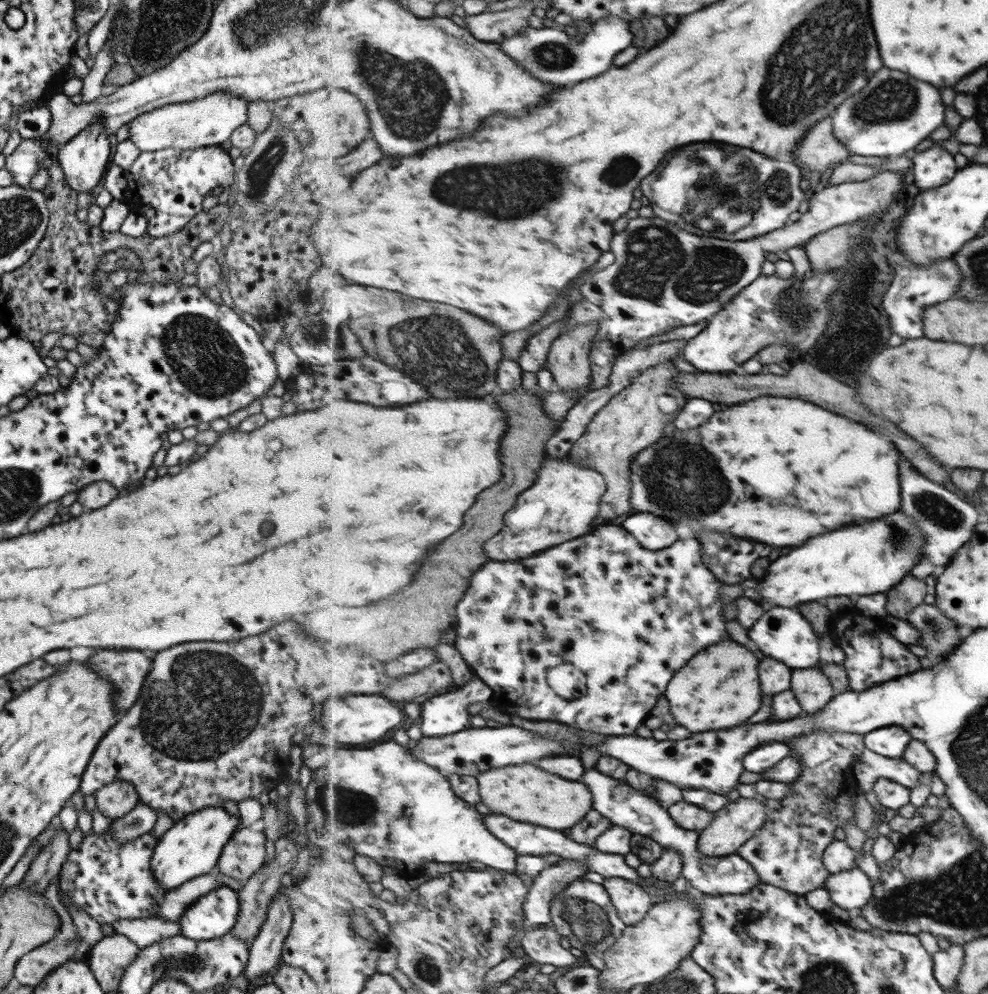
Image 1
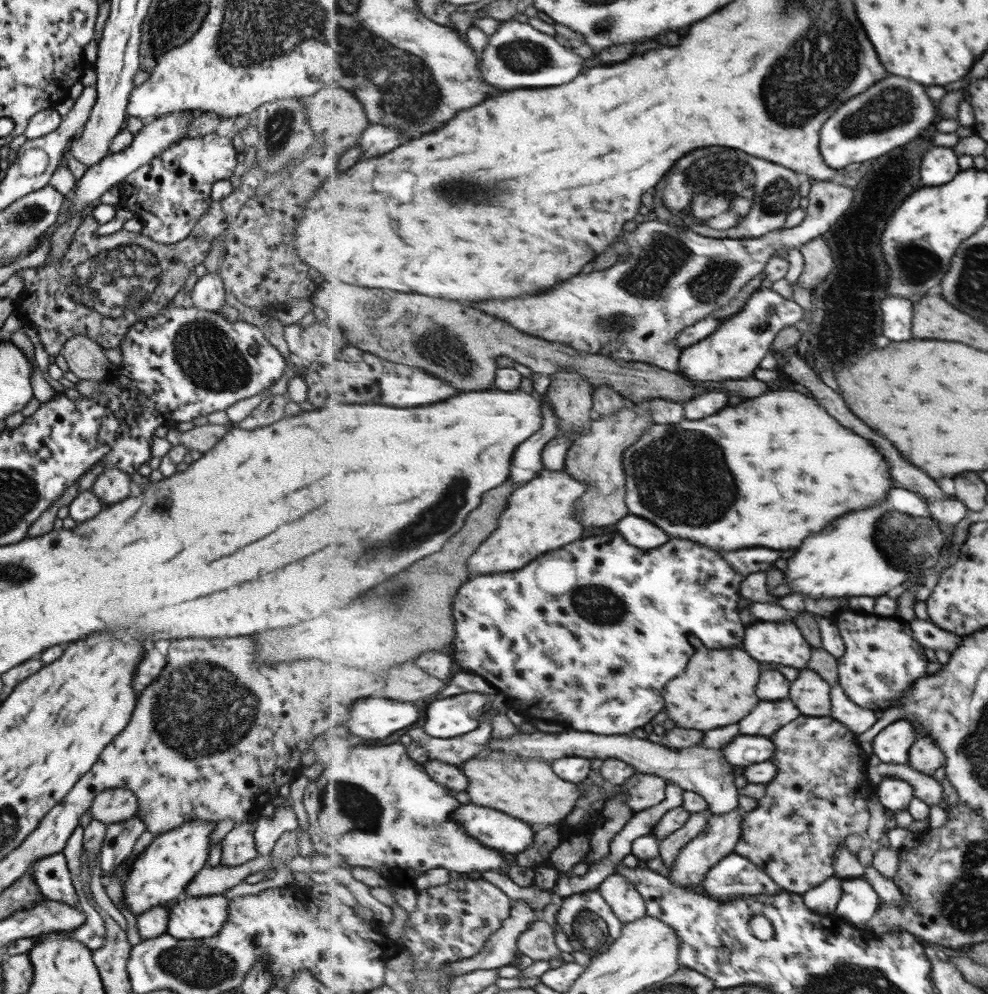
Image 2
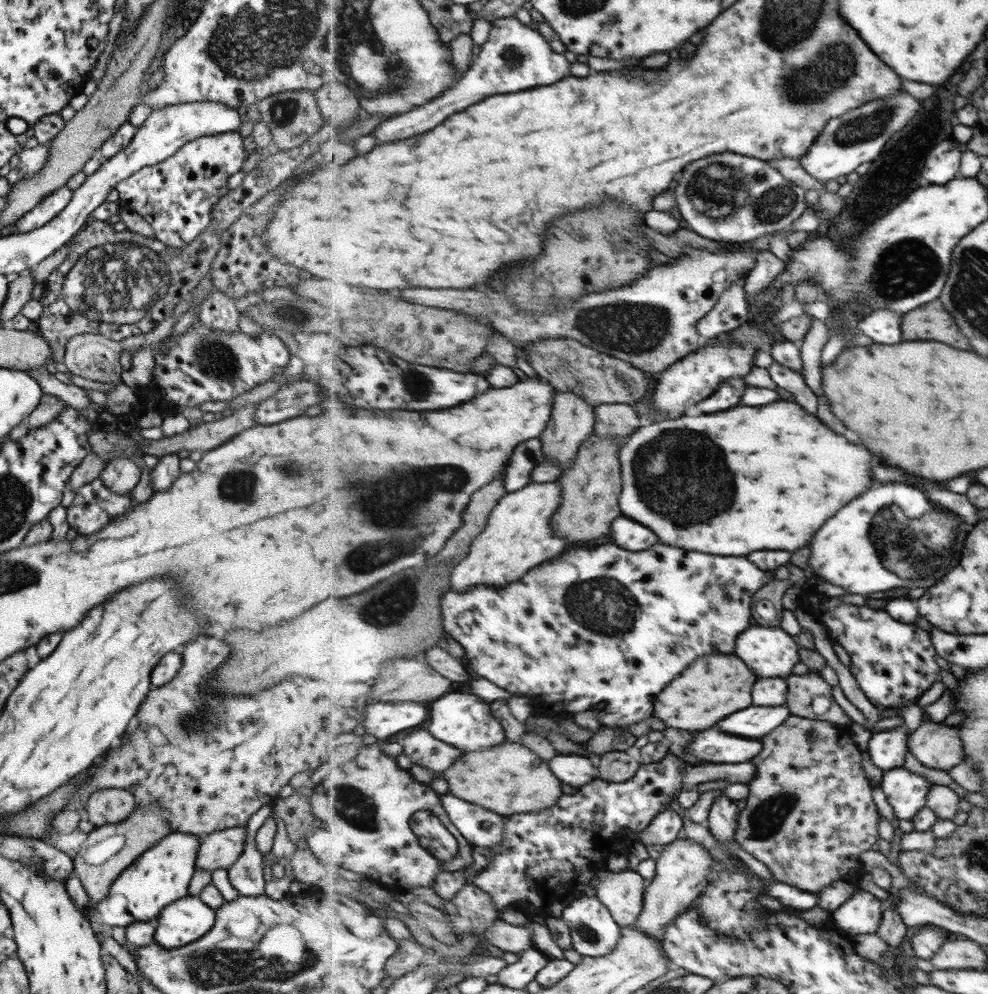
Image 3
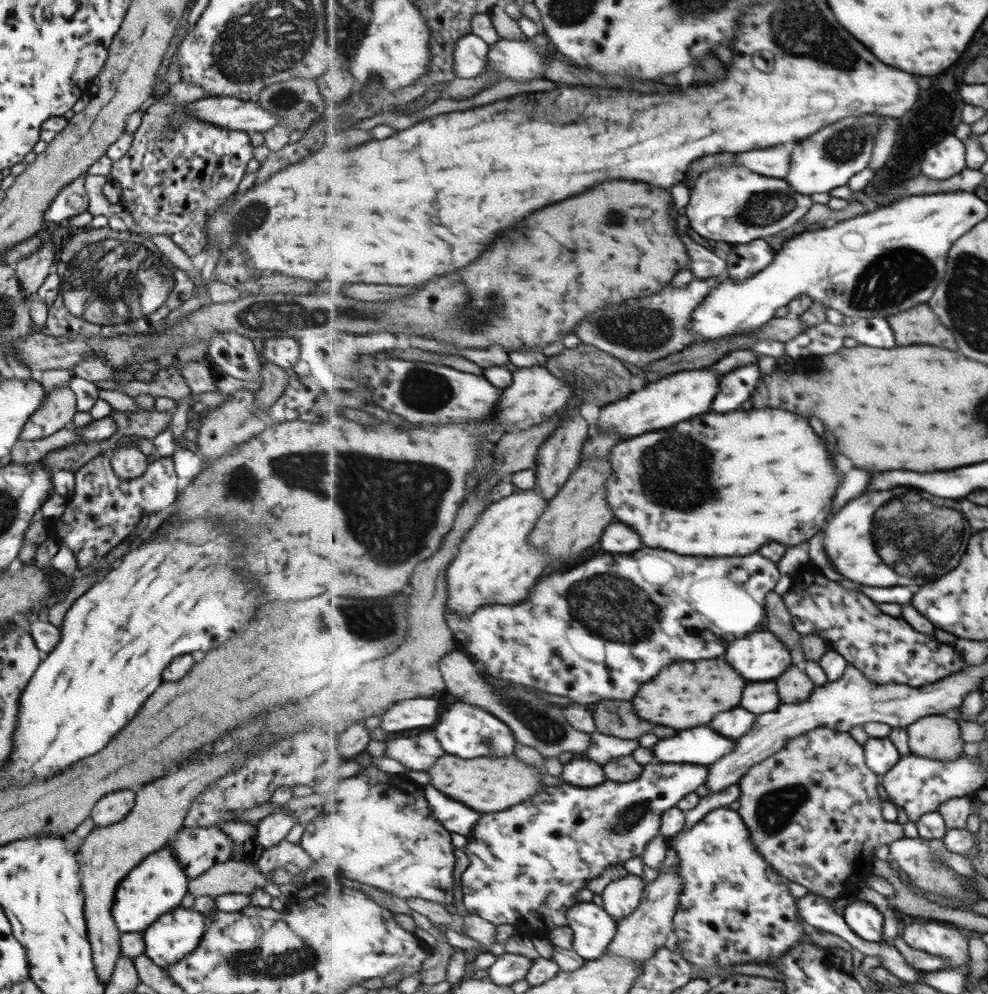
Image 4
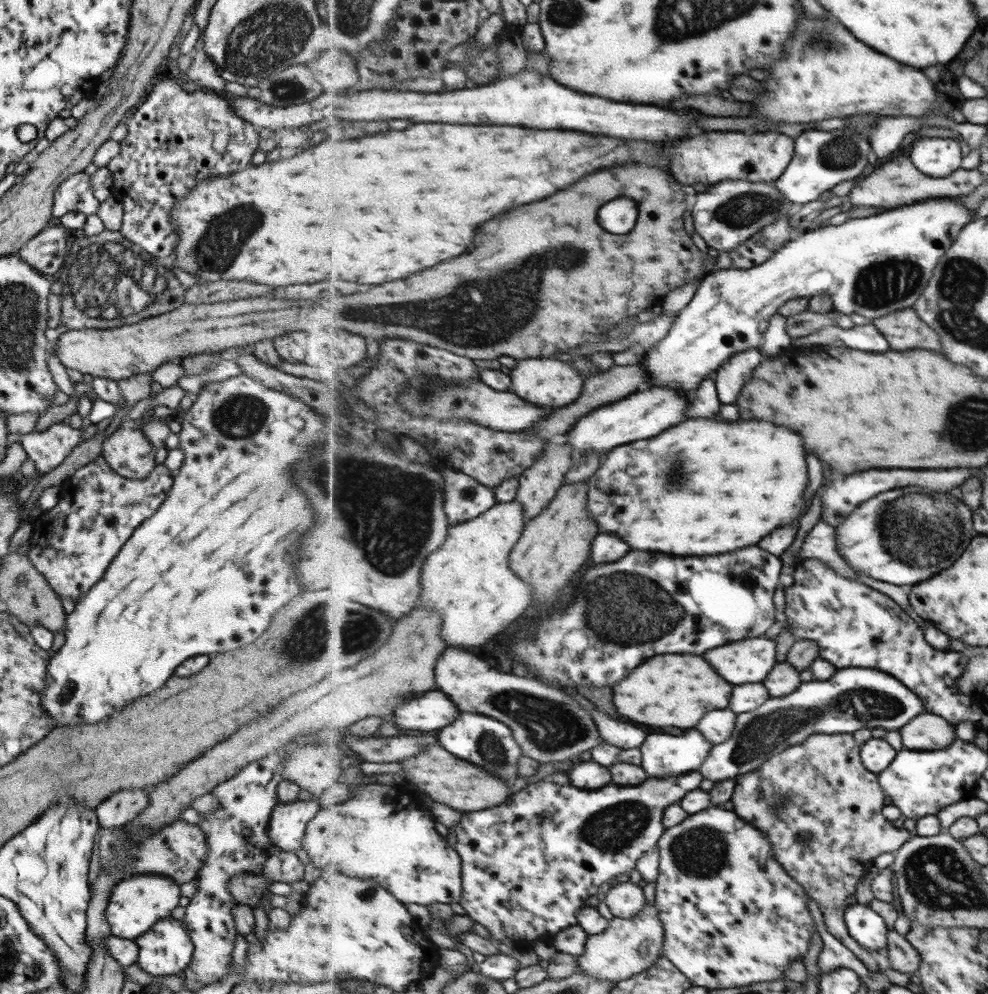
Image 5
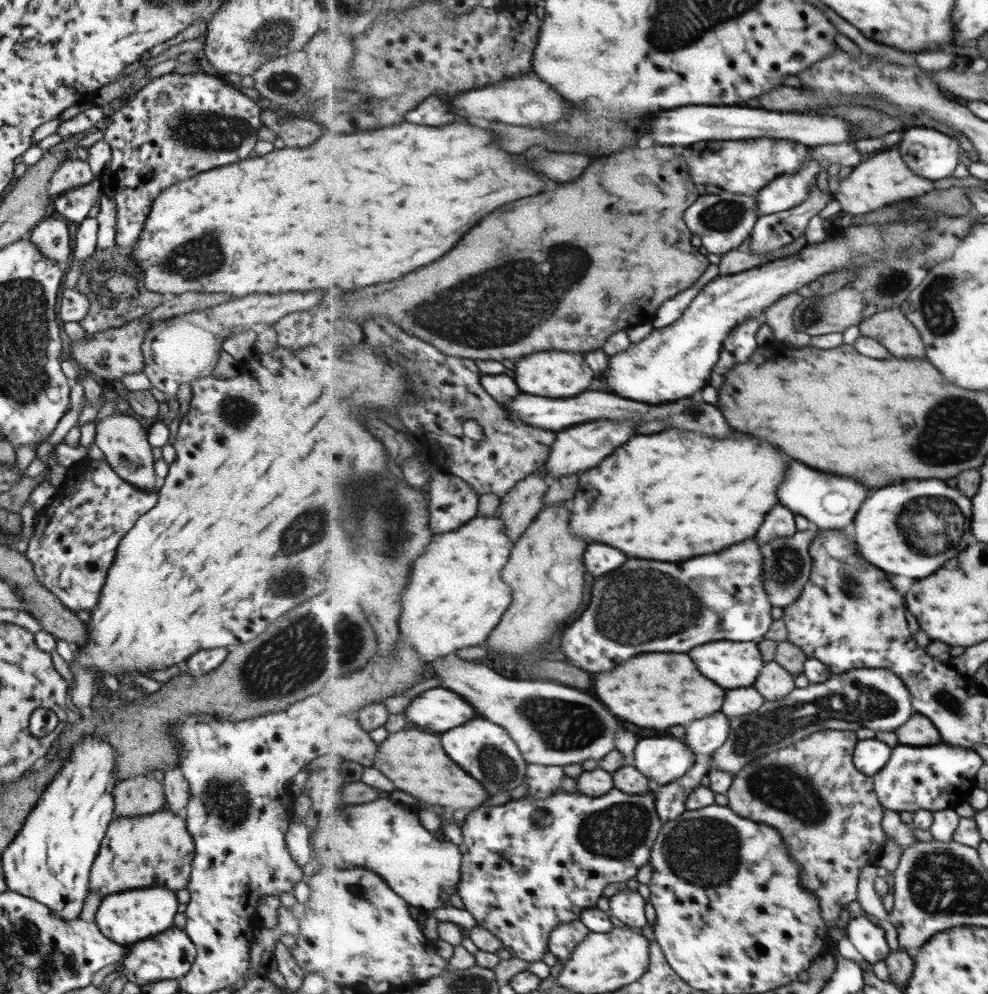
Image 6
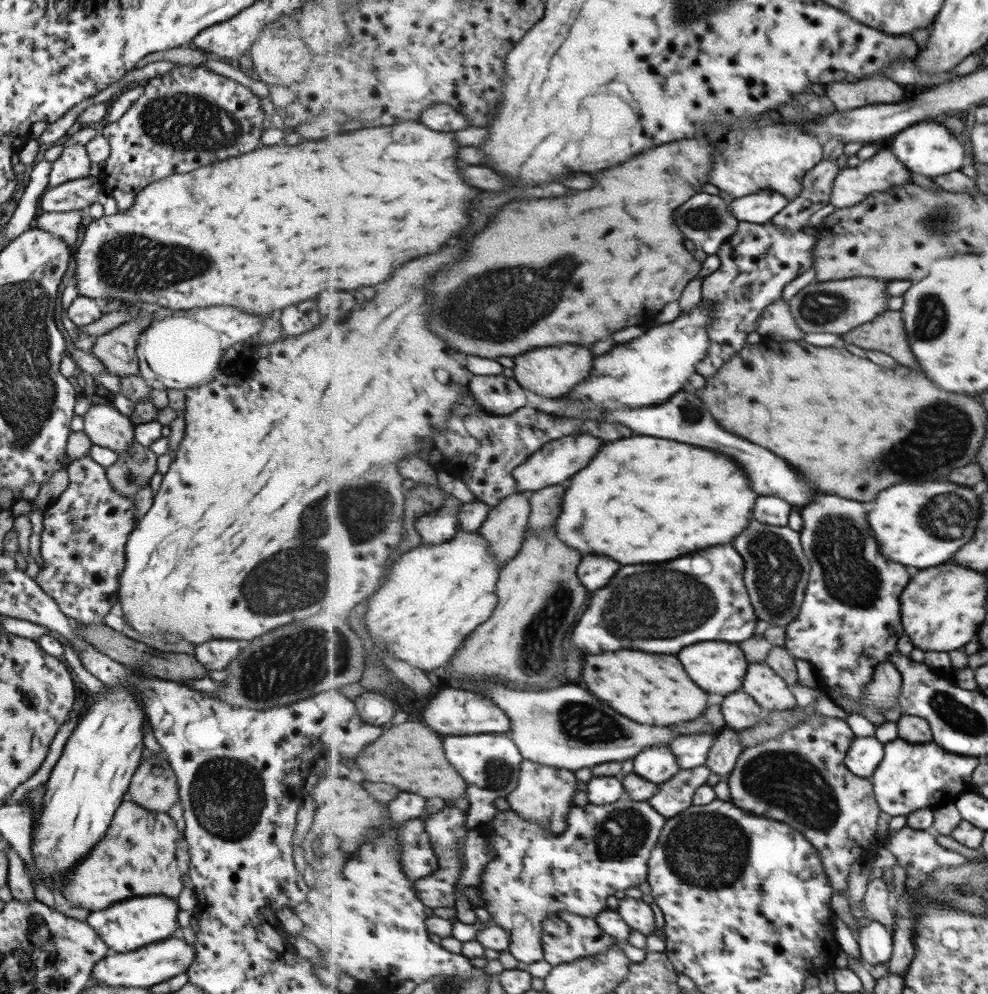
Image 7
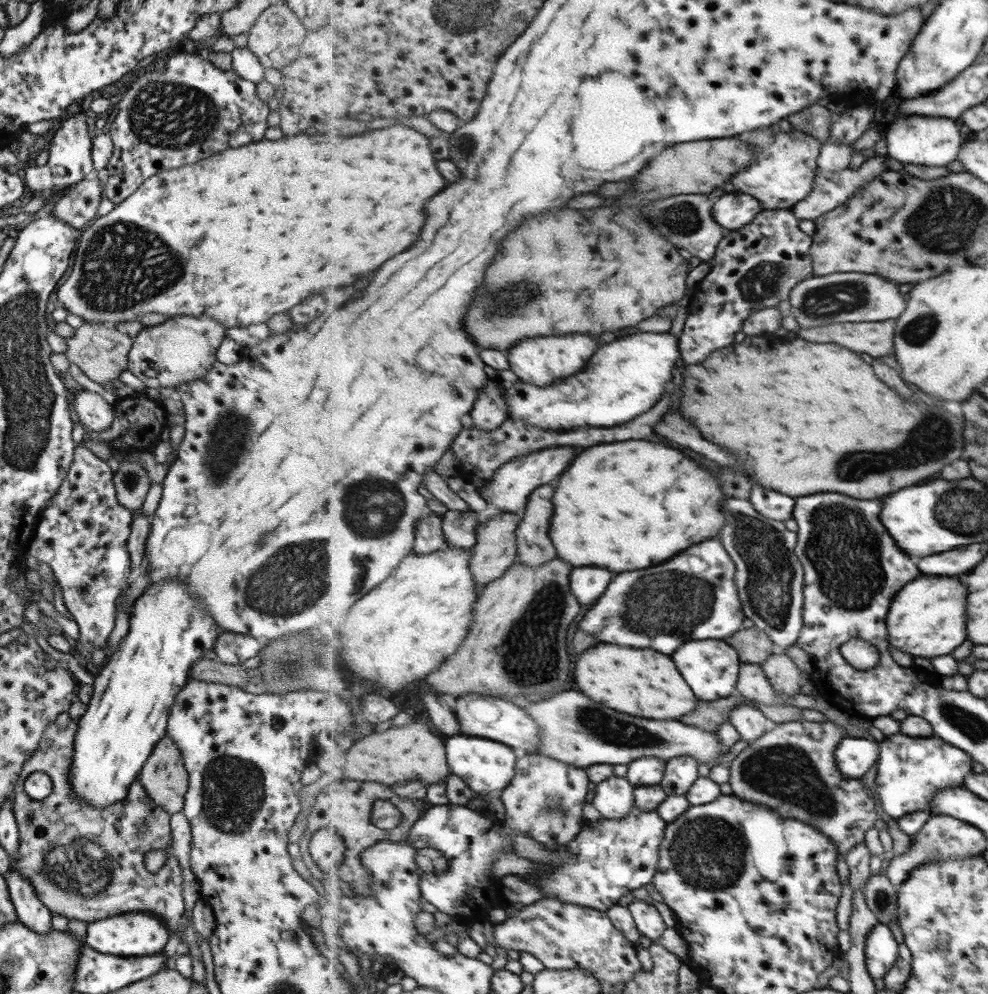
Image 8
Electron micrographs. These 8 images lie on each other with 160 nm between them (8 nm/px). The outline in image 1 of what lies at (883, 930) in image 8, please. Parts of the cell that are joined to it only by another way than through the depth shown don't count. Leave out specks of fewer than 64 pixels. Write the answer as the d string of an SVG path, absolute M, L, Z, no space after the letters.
M857 867L841 874L830 874L825 887L837 906L855 915L870 904L874 885L871 878Z

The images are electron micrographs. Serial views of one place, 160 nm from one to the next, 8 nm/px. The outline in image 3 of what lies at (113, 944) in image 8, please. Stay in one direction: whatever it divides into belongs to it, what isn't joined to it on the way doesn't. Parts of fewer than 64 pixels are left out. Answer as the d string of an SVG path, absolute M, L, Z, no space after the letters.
M179 831L166 834L110 882L108 893L99 902L90 909L80 908L83 918L93 927L126 927L134 922L157 918L165 905L188 894L186 888L195 869L197 849L198 837L195 835Z

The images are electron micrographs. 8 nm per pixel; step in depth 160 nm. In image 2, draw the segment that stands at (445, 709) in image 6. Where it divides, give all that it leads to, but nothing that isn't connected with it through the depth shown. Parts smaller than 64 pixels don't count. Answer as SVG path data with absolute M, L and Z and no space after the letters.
M365 698L363 702L355 702L355 708L351 708L350 719L346 722L343 730L348 731L350 736L361 736L367 740L385 740L391 734L415 724L421 718L419 710L411 702L399 702L389 698Z

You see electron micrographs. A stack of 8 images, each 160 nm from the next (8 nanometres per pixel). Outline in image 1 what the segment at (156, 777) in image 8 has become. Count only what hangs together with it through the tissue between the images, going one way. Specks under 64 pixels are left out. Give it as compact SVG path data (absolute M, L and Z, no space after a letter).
M113 781L93 794L95 807L108 821L125 816L138 803L135 787L127 781Z

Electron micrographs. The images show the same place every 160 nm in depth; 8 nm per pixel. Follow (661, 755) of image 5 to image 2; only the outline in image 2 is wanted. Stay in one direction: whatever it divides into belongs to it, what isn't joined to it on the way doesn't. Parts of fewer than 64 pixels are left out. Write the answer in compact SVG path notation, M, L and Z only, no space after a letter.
M741 734L723 750L725 750L727 760L733 762L733 766L747 768L771 761L771 758L775 757L775 753L777 753L777 746L771 738Z

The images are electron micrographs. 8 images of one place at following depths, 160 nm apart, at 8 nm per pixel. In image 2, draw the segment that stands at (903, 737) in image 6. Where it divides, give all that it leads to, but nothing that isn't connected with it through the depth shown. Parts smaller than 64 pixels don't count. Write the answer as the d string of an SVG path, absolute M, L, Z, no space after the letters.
M933 737L917 739L910 751L910 766L933 777L933 774L947 764L947 757Z

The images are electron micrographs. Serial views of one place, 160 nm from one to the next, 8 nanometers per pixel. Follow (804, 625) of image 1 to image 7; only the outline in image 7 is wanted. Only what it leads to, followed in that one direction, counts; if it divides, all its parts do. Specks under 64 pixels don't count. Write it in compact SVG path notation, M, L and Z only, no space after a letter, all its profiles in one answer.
M701 642L695 646L687 646L679 654L679 660L683 662L685 670L691 674L691 678L707 692L711 694L728 694L741 691L746 681L746 674L750 668L750 662L745 651L738 643L730 642Z

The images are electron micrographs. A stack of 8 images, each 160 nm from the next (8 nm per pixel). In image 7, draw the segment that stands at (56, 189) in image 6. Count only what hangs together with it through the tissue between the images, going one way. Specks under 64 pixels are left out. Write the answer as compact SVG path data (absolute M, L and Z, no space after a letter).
M71 140L69 146L63 147L63 151L57 159L51 162L48 174L47 187L90 175L90 160L83 145Z

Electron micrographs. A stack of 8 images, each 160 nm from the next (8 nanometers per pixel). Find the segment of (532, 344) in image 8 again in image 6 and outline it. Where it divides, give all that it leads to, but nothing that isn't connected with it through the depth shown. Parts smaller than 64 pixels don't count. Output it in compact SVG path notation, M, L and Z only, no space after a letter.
M541 352L541 354L531 354L527 358L514 361L517 364L515 376L517 384L523 390L522 393L537 394L537 396L549 396L549 398L566 399L575 397L581 392L585 392L593 380L595 372L585 364L581 354L571 354L571 352Z

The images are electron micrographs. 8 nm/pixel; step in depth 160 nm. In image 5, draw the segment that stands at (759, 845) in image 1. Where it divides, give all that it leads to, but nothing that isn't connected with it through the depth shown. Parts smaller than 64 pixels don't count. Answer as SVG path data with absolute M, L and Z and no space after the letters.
M813 734L811 737L807 738L805 742L797 746L791 746L787 748L781 754L771 758L771 760L766 761L754 775L740 776L737 780L736 789L733 795L732 803L734 805L733 811L751 823L753 826L758 827L759 830L763 831L767 838L770 839L772 846L774 847L775 858L786 868L787 872L790 872L791 877L799 883L799 885L804 886L807 894L810 898L815 900L821 908L823 914L823 919L829 932L836 936L845 946L848 946L869 968L872 972L877 972L879 969L879 964L873 958L870 950L864 948L862 944L859 944L855 938L850 935L850 930L846 925L846 910L849 905L845 908L847 904L847 898L853 896L857 892L857 884L866 876L866 874L871 870L871 864L873 860L878 856L881 856L883 852L890 852L895 854L896 851L902 848L907 841L910 840L911 834L898 825L892 822L890 819L884 816L885 797L886 791L883 790L882 784L879 781L879 776L876 773L870 772L862 762L862 745L857 742L857 739L853 737L852 734Z

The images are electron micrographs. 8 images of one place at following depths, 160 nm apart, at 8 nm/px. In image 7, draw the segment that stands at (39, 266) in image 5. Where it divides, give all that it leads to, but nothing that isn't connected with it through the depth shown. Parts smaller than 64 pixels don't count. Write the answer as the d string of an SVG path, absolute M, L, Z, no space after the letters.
M83 210L71 212L39 212L33 221L39 230L59 237L70 248L77 238L77 226L81 222Z

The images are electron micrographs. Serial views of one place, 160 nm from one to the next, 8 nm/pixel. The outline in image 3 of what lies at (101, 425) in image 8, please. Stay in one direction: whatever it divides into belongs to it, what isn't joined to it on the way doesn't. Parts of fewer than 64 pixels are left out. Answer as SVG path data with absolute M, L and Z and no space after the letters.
M120 456L108 461L98 477L107 490L125 494L136 486L140 475L140 468L133 461Z

